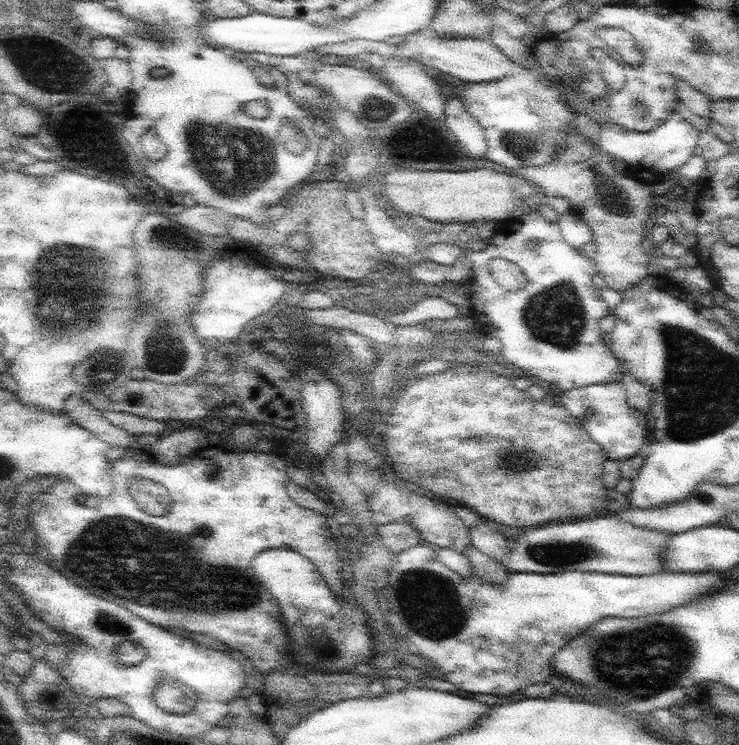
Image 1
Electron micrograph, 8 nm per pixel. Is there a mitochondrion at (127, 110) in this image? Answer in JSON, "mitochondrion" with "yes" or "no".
{"mitochondrion":"no"}

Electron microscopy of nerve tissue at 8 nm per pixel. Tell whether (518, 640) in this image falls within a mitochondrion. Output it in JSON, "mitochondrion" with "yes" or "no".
{"mitochondrion":"no"}

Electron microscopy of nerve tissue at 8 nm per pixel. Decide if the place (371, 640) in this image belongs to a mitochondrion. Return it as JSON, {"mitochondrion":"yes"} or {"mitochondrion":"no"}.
{"mitochondrion":"no"}

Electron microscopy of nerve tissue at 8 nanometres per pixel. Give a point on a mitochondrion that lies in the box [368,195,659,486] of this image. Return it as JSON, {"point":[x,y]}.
{"point":[555,315]}

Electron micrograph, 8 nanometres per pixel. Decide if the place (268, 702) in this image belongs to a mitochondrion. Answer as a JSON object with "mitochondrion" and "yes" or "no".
{"mitochondrion":"no"}

